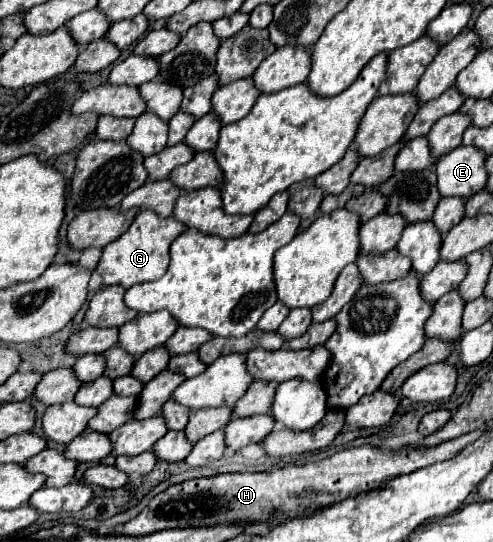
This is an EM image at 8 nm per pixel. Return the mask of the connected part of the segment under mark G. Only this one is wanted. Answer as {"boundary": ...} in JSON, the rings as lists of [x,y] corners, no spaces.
{"boundary":[[[150,208],[140,210],[140,214],[130,224],[130,228],[118,240],[110,242],[102,252],[102,258],[96,266],[96,272],[102,276],[104,286],[120,284],[124,288],[130,288],[140,282],[158,280],[170,264],[170,244],[176,236],[180,236],[184,232],[184,228],[186,226],[180,220],[176,220],[174,216],[160,218]]]}

